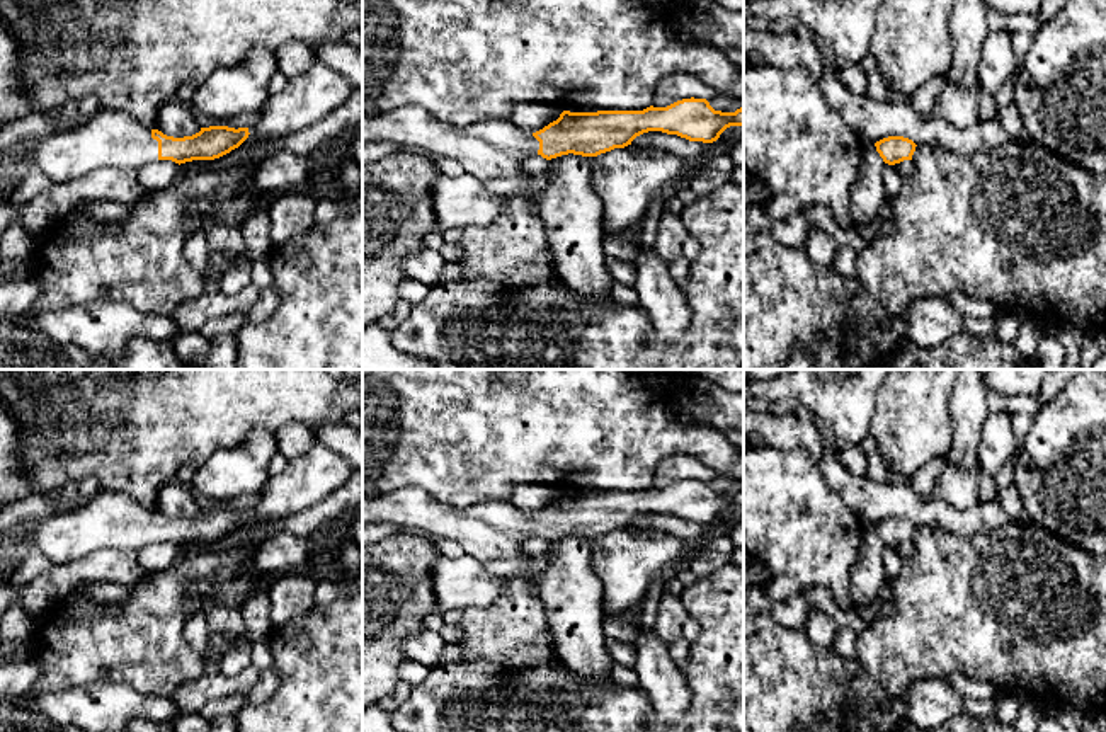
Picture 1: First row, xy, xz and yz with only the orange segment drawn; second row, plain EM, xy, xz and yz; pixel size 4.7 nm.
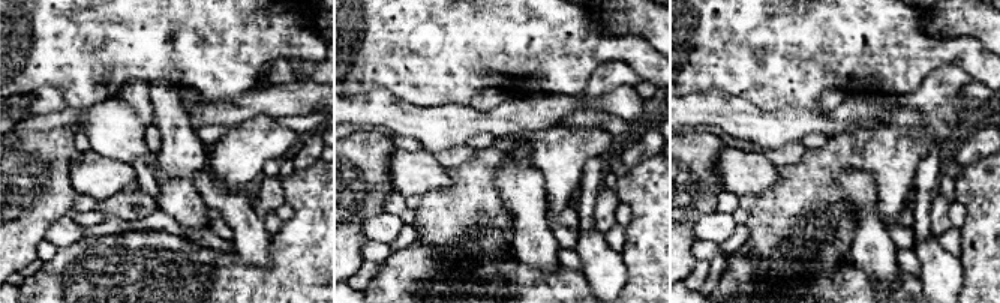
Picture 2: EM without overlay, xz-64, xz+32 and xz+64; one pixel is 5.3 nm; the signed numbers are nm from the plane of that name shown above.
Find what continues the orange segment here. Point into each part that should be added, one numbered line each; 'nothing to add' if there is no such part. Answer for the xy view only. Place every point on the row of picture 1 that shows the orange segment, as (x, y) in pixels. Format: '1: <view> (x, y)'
1: xy (109, 138)

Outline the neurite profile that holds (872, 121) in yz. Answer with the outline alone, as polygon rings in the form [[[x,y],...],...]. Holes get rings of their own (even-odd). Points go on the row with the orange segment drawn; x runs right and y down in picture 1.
[[[830,66],[824,68],[818,85],[827,104],[863,143],[904,136],[915,145],[936,145],[960,157],[973,157],[1016,140],[997,117],[960,129],[932,114],[921,117],[905,97],[893,95],[878,102],[868,95],[858,95],[837,78],[837,70]]]

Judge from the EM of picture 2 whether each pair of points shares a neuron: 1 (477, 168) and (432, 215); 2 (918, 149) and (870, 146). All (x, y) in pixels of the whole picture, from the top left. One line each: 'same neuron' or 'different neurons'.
1: same neuron
2: same neuron

